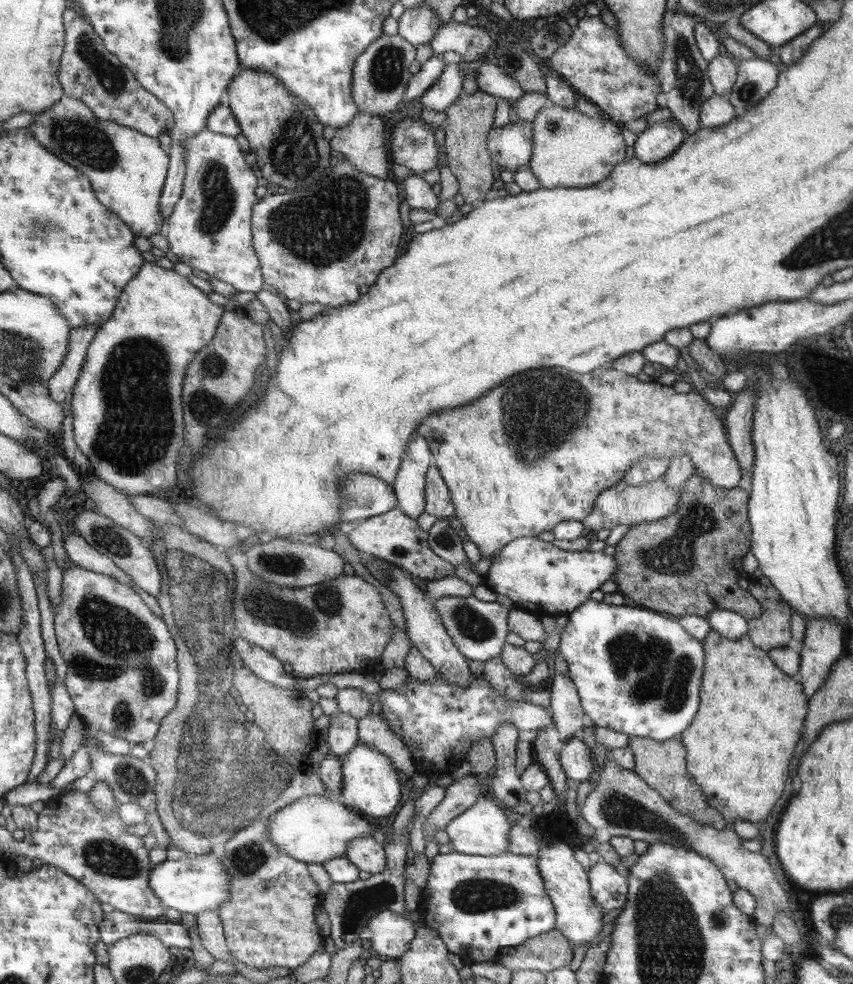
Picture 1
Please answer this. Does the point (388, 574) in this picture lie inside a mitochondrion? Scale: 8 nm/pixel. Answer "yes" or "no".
yes

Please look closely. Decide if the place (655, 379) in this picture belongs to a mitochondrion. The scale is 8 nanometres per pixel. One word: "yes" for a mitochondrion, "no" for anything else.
no

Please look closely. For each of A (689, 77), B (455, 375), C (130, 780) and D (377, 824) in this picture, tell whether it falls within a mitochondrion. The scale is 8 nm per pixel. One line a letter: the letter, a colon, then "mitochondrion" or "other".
A: mitochondrion
B: other
C: mitochondrion
D: other

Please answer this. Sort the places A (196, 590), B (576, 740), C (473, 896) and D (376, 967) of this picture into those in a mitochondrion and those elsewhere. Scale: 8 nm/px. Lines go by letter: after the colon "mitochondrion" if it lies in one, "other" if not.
A: mitochondrion
B: other
C: mitochondrion
D: other

